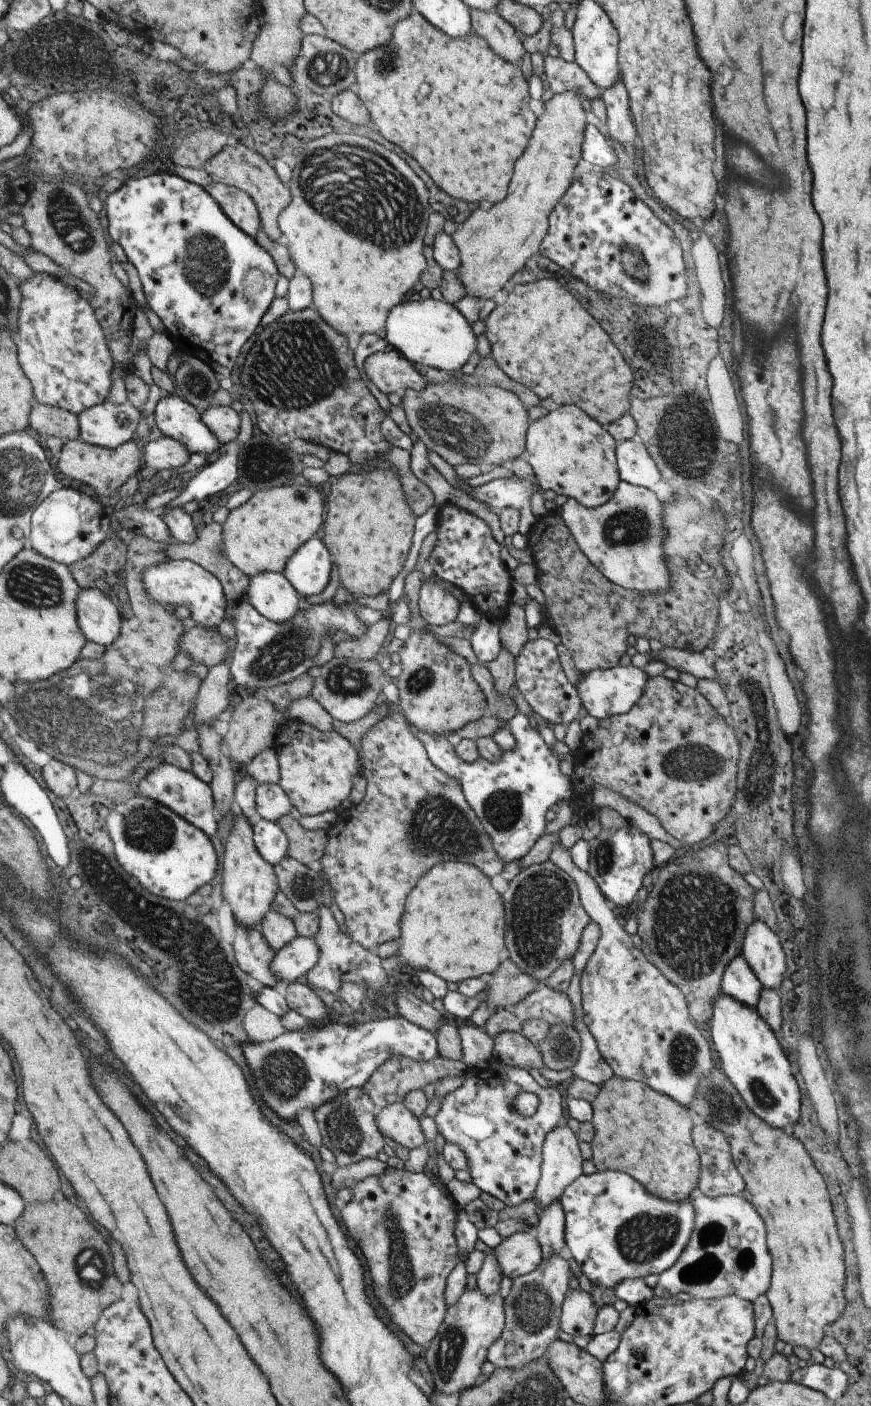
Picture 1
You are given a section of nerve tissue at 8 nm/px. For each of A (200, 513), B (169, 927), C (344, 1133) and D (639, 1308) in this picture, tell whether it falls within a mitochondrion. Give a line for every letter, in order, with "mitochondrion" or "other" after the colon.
A: other
B: mitochondrion
C: mitochondrion
D: other

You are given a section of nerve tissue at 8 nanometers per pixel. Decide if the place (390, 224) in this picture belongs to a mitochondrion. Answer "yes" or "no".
yes

